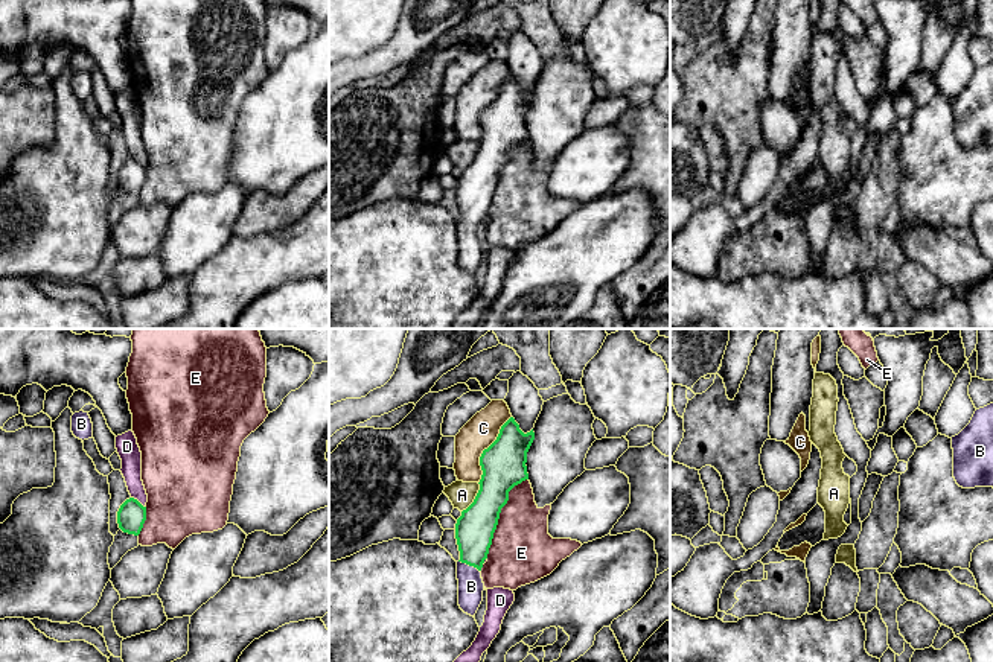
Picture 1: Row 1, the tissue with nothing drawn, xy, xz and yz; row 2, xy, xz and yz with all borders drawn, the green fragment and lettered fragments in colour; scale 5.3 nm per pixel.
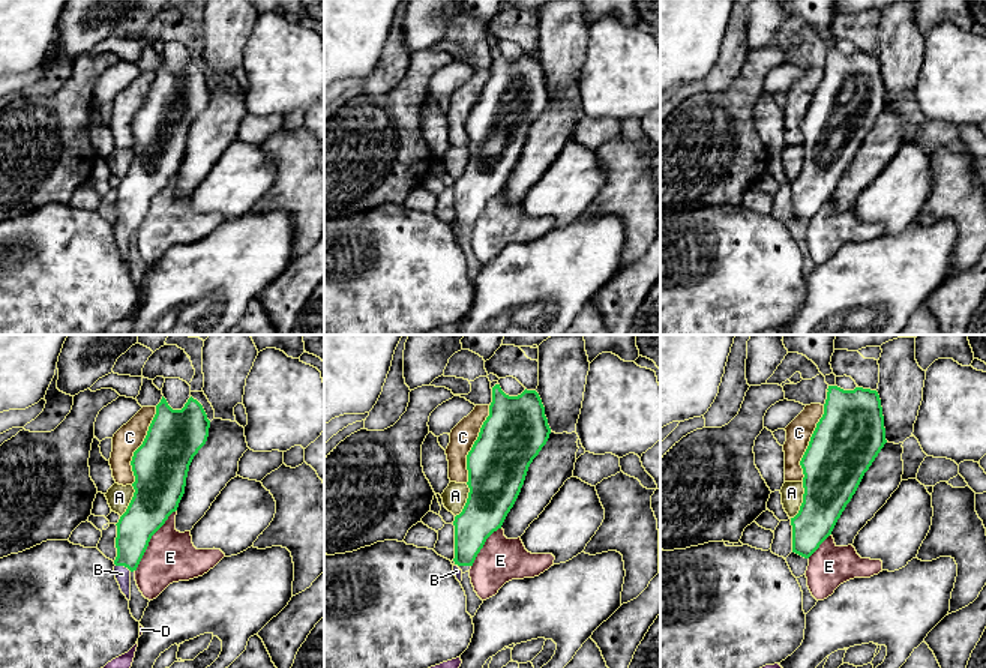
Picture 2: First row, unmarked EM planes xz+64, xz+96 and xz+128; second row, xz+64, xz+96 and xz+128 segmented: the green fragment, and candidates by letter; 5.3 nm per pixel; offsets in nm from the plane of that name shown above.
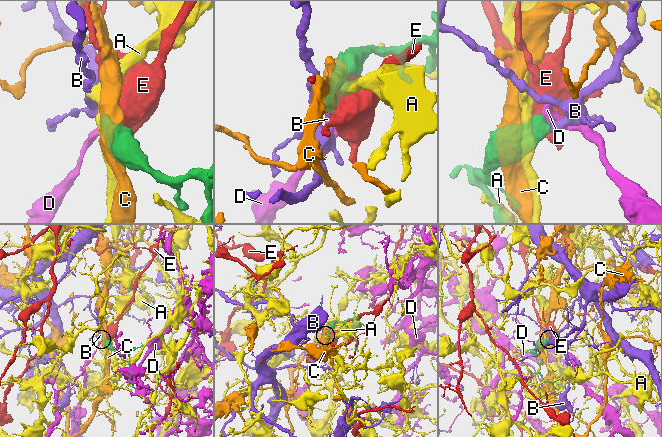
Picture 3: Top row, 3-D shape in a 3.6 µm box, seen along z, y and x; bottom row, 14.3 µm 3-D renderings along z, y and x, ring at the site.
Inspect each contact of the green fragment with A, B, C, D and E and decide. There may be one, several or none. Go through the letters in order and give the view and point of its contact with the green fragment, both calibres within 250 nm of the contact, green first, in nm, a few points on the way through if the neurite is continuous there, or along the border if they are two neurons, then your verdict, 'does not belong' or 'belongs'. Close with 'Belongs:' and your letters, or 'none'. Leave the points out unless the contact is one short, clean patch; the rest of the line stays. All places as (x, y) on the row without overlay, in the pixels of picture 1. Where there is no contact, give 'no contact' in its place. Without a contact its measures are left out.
A: meets green in xz at (475, 157); 240 nm thick on the green side, 140 nm on the other; does not belong
B: meets green in xz at (469, 224); 200 nm thick on the green side, 140 nm on the other; runs through xz (474, 189), (474, 210), (469, 224), (471, 245); belongs
C: meets green in xz at (485, 108); 240 nm thick on the green side, 170 nm on the other; does not belong
D: meets green in xy at (137, 160); 150 nm thick on the green side, 110 nm on the other; border along xy (131, 155), (145, 166); does not belong
E: meets green in xz at (498, 175); 220 nm thick on the green side, 340 nm on the other; does not belong
Belongs: B

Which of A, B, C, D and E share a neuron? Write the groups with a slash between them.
A / B / C / D / E

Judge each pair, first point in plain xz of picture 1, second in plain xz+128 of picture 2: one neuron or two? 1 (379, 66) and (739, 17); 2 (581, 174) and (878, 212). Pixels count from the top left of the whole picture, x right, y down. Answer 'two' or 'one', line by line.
1: two
2: one

